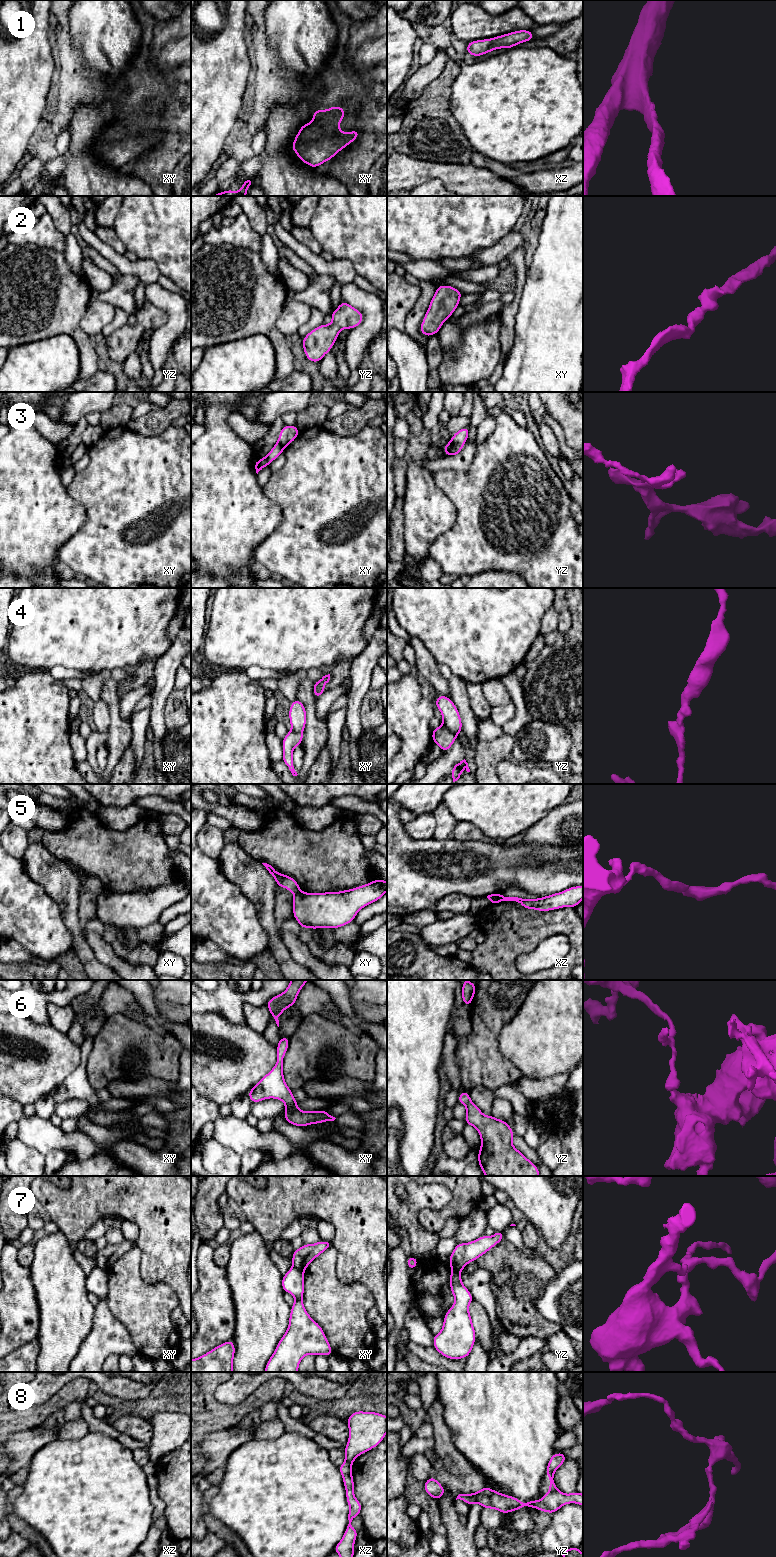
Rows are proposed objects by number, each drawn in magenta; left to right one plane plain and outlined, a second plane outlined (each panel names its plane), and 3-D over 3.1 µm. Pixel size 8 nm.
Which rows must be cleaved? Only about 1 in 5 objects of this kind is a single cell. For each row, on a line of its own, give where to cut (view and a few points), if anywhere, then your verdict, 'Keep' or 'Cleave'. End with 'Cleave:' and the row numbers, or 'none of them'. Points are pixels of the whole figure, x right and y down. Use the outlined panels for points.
1: No split. Keep
2: No split. Keep
3: Split along yz (451, 441), (462, 444). Cleave
4: Split along yz (443, 725), (456, 735). Cleave
5: Split along xy (300, 891), (295, 895). Cleave
6: Split along xy (295, 1101), (286, 1105). Cleave
7: Split along xy (293, 1266), (303, 1271). Cleave
8: Split along yz (475, 1493), (477, 1501). Cleave
Cleave: 3, 4, 5, 6, 7, 8

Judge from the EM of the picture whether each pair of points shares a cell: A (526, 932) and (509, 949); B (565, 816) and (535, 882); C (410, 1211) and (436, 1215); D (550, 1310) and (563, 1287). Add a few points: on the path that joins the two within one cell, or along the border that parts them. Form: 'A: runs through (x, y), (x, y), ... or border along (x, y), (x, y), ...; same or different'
A: runs through (522, 936), (513, 945); same
B: border along (528, 844), (557, 844), (572, 847); different
C: border along (441, 1207), (423, 1208), (417, 1215), (417, 1223); different
D: runs through (556, 1304), (559, 1293); same

